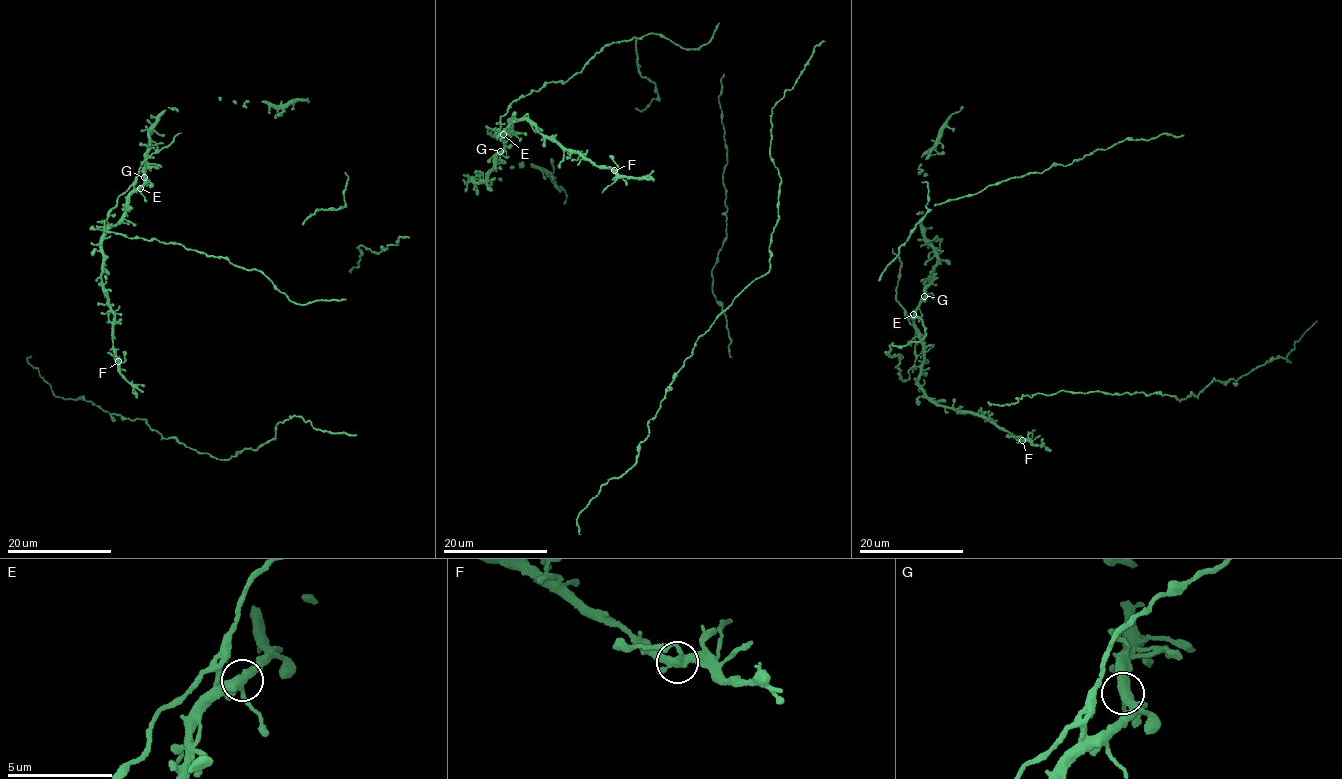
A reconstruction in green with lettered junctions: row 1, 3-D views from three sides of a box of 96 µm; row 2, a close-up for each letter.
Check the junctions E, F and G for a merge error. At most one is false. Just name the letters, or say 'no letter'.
no letter

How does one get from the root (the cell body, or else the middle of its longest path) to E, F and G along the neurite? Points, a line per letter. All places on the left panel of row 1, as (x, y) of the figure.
E: (304, 305), (288, 300), (265, 274), (222, 257), (104, 230), (117, 197), (140, 188)
F: (304, 305), (222, 257), (104, 230), (129, 190), (124, 217), (102, 246), (118, 361)
G: (304, 305), (288, 300), (265, 274), (222, 257), (104, 230), (117, 197), (144, 183), (144, 177)

